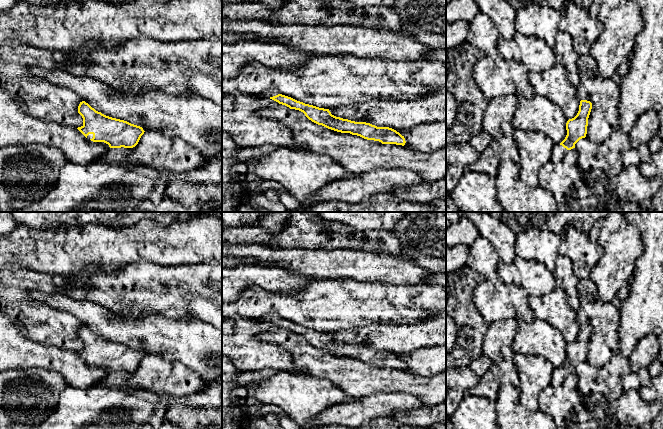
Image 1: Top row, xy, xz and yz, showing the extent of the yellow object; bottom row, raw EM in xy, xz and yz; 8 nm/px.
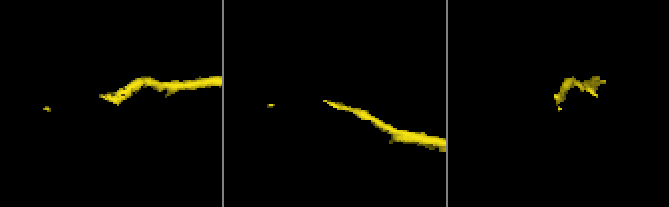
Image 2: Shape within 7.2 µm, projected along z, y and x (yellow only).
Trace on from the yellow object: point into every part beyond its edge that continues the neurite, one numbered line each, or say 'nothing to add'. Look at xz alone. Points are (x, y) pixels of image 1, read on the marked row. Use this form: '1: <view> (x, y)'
1: xz (267, 93)

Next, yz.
1: yz (558, 152)

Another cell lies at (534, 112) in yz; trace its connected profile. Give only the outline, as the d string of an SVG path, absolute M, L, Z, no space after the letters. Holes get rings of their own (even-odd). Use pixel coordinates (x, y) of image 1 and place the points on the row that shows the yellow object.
M533 91L518 93L516 96L518 105L510 122L514 130L543 133L554 144L560 144L565 139L568 119L558 106Z

